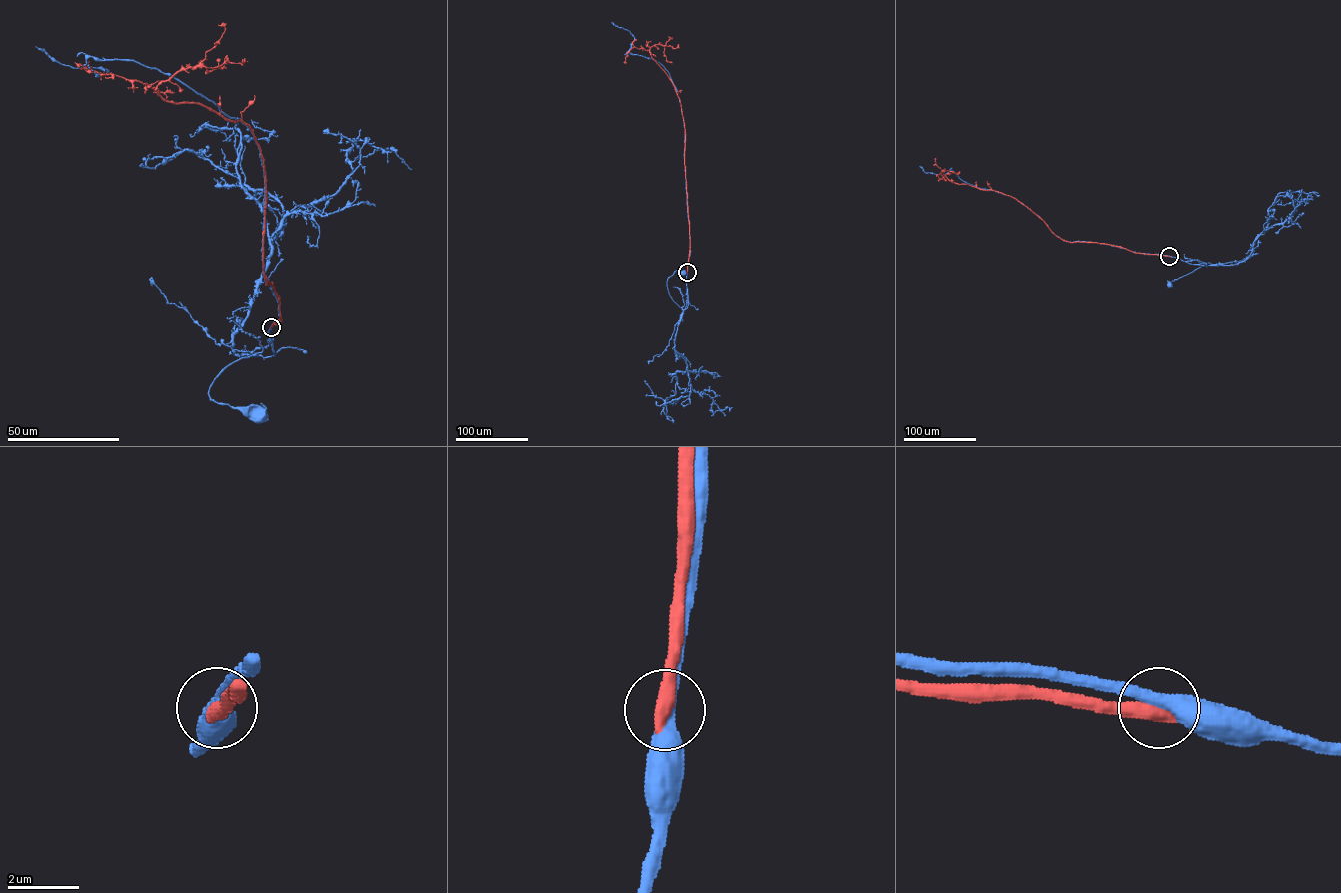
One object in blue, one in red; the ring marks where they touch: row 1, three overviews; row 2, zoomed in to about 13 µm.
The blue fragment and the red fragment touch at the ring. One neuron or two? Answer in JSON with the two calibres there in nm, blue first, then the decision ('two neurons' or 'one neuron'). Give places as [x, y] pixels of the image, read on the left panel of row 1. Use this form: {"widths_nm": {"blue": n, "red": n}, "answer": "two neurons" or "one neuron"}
{"widths_nm": {"blue": 440, "red": 500}, "answer": "two neurons"}

